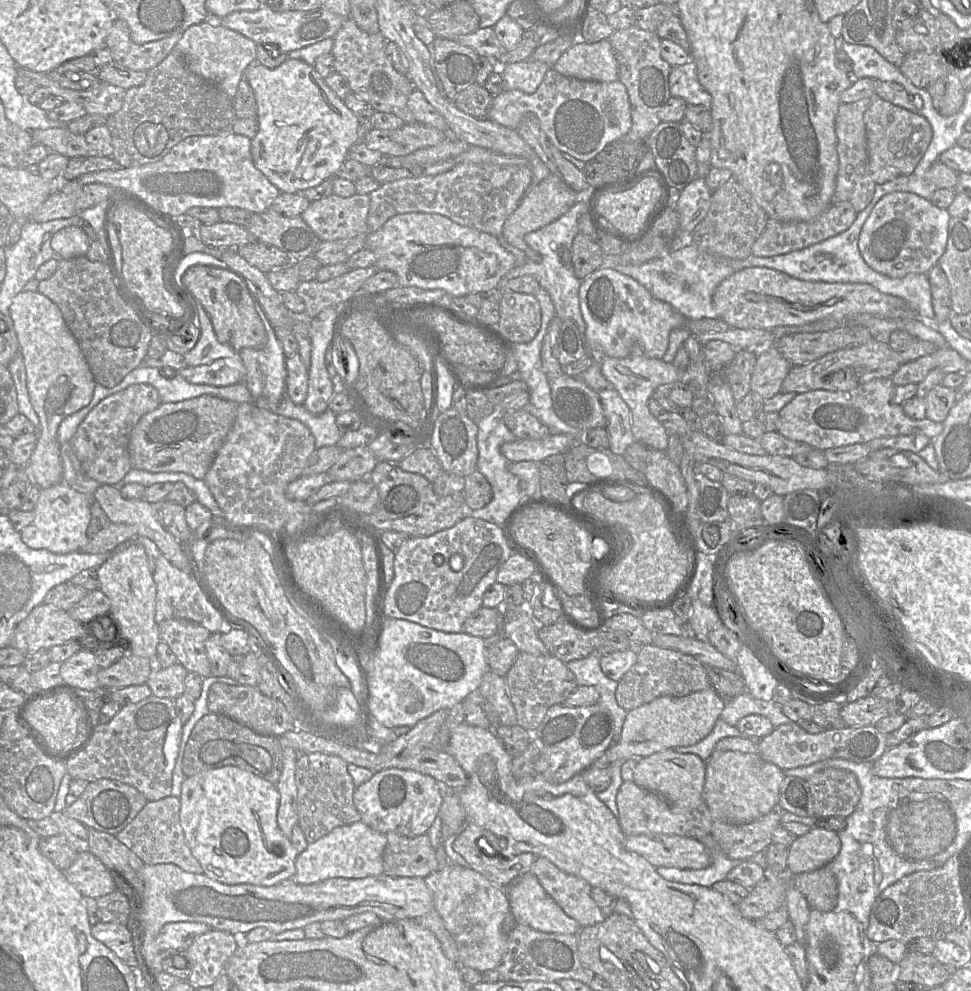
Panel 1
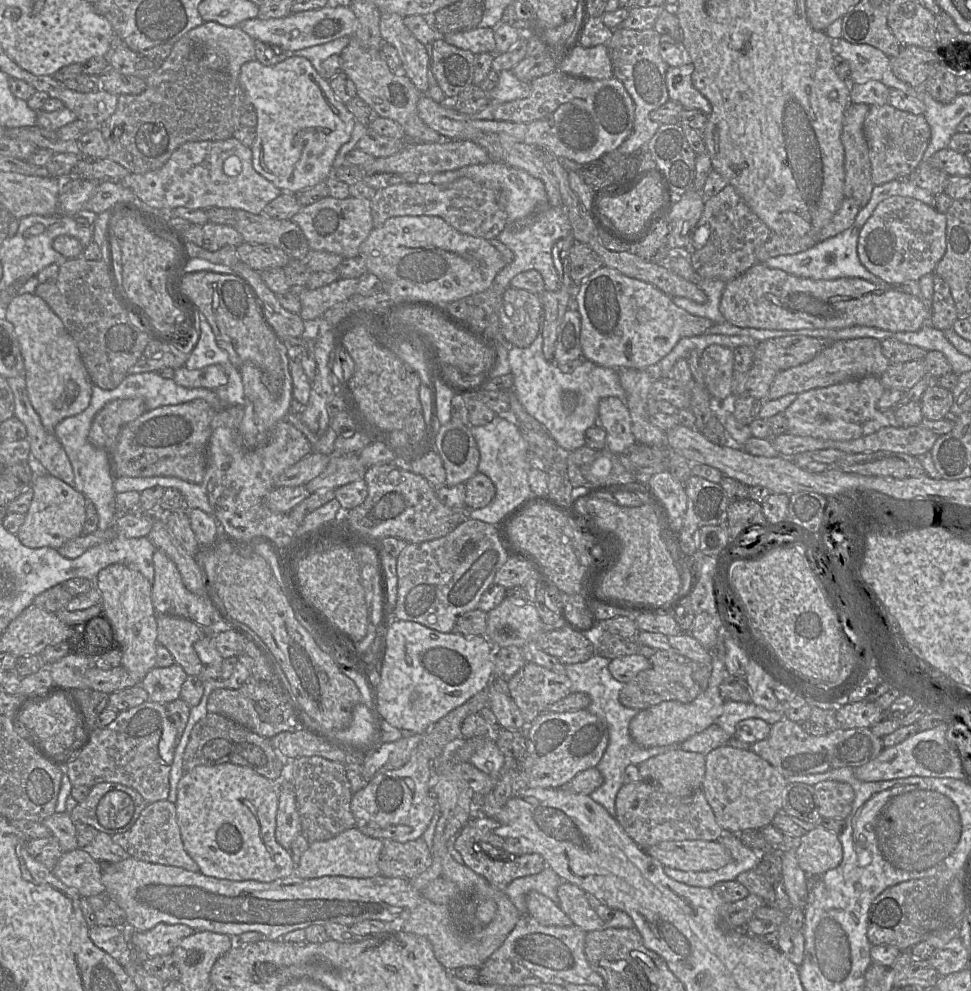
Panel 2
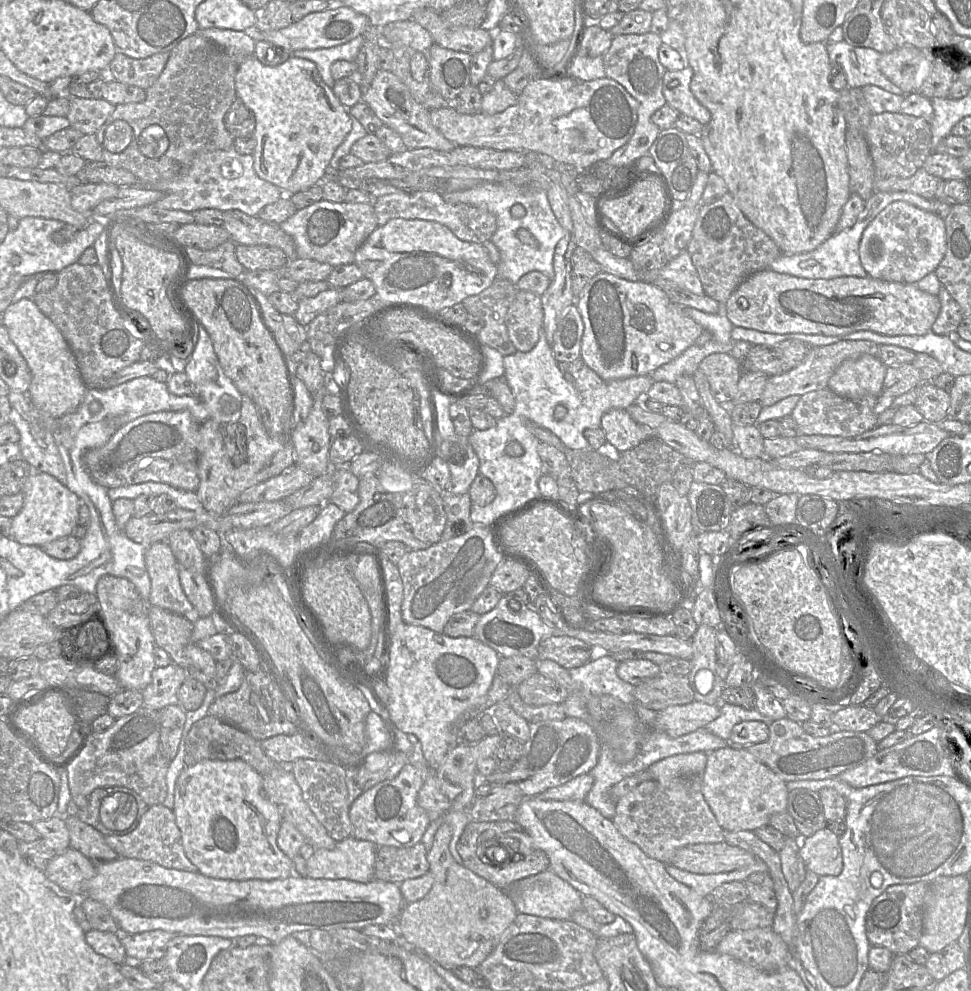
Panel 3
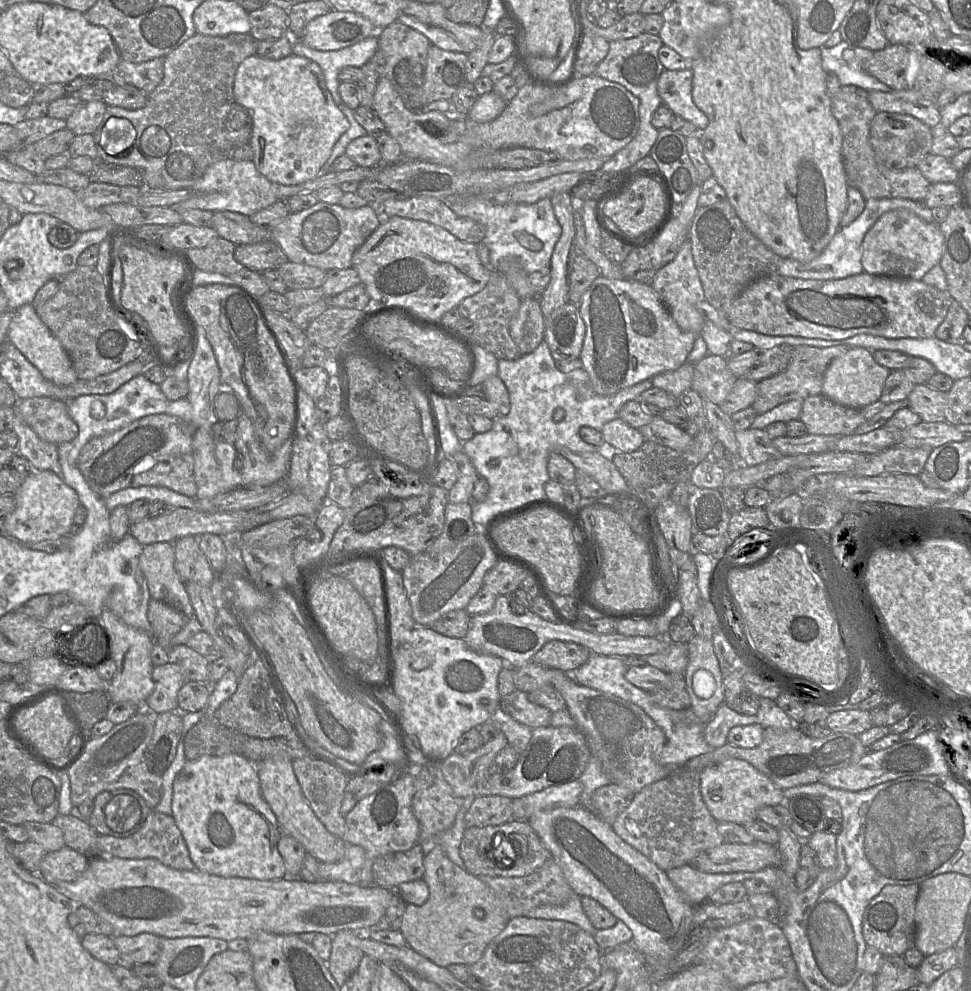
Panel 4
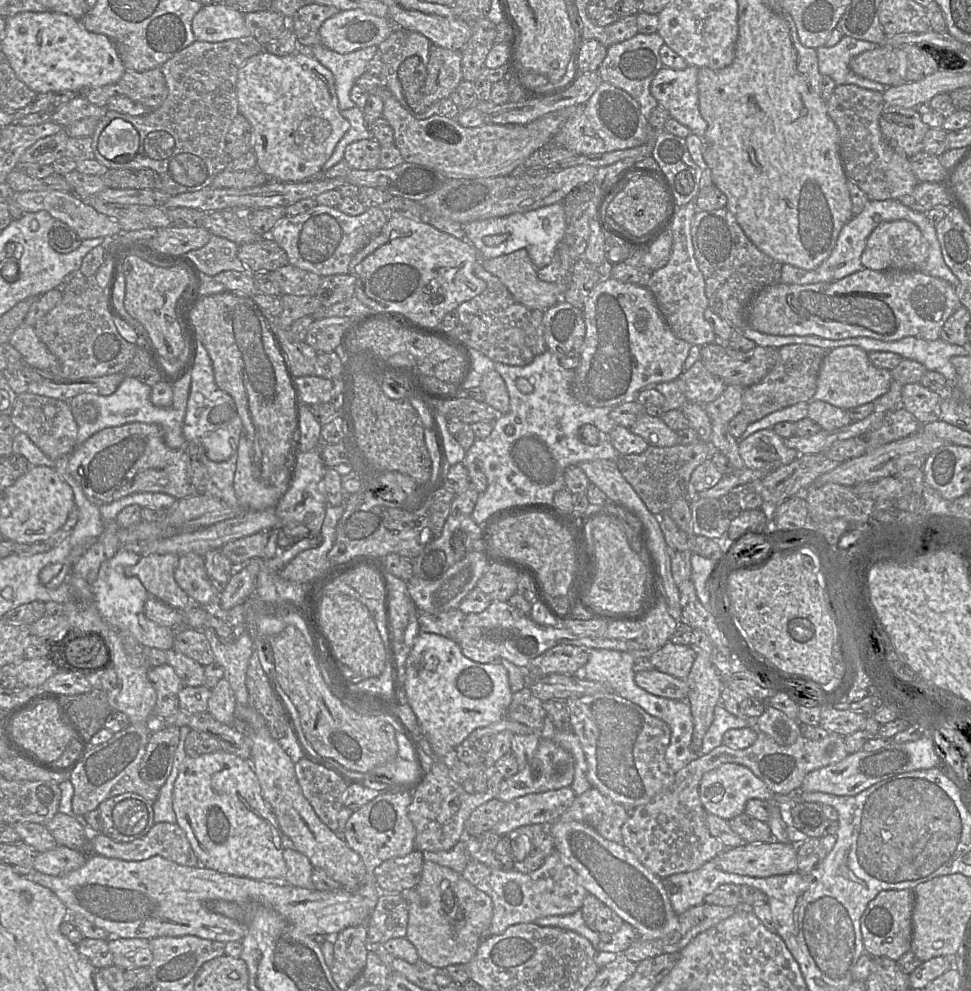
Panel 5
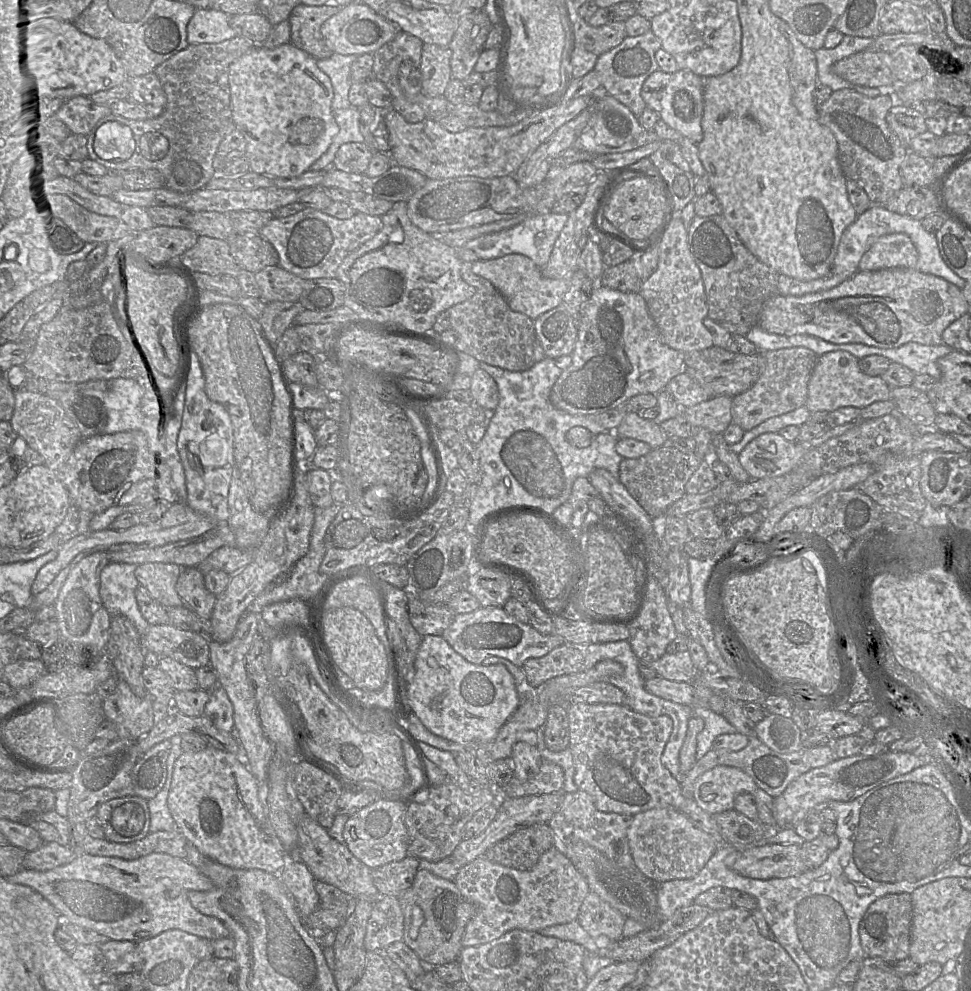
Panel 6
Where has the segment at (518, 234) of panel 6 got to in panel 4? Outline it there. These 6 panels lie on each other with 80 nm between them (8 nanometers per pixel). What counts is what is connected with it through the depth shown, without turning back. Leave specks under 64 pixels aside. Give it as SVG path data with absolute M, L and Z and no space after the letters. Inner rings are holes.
M454 195L448 196L444 201L458 216L471 218L485 227L485 237L482 242L489 249L492 270L496 270L499 261L508 256L518 257L528 274L550 268L555 244L562 233L550 198L541 199L534 204L499 205L493 203L485 195ZM516 231L526 231L538 238L543 244L542 249L532 251L523 247L515 238Z

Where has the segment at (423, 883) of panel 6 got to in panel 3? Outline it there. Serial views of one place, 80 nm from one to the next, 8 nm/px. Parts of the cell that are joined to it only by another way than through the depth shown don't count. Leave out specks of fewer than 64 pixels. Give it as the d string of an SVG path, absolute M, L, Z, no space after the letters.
M443 822L435 834L431 850L427 853L428 871L434 877L433 886L422 899L405 905L397 918L396 926L403 943L415 951L423 952L444 969L453 971L460 966L477 968L497 946L518 912L506 891L454 860L449 849L451 839L452 827Z

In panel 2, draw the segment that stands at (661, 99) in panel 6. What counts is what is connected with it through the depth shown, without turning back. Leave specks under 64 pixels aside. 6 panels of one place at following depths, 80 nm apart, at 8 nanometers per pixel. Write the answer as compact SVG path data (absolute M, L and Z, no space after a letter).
M692 63L679 67L668 67L666 71L666 86L669 99L682 104L684 109L696 109L710 115L712 107L692 84L691 75L694 71Z

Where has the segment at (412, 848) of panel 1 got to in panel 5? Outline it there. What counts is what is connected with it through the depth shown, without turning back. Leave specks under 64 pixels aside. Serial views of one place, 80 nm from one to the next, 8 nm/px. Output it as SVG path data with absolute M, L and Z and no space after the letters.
M414 849L402 857L394 857L382 862L374 869L376 881L383 892L402 893L417 886L422 876L422 851Z

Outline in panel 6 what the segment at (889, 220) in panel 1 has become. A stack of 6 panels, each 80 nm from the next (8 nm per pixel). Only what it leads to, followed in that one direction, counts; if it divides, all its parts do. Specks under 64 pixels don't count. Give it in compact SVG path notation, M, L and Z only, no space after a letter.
M887 234L878 238L862 256L859 271L915 269L917 261L918 251L906 234Z

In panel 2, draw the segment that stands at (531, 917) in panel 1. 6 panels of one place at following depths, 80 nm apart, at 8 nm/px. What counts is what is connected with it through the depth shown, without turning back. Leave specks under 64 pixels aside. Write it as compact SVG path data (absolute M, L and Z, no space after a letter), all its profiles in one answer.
M531 891L526 896L527 915L545 926L571 926L572 920L551 899L543 894Z

